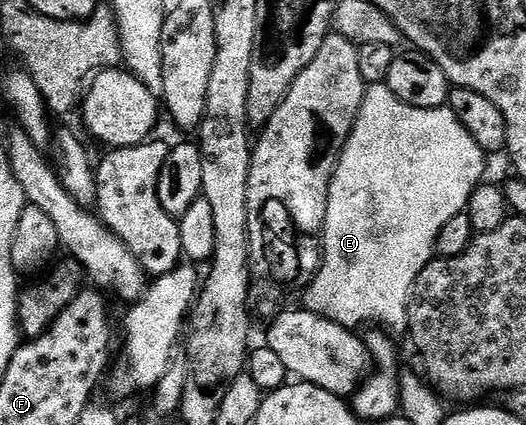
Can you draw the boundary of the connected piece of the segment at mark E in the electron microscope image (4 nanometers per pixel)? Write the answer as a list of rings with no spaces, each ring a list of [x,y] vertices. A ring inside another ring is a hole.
[[[386,84],[369,86],[332,175],[328,211],[320,234],[320,264],[310,284],[305,286],[305,308],[324,319],[332,319],[332,323],[340,323],[345,329],[358,331],[361,325],[374,325],[370,327],[405,334],[412,287],[420,271],[435,260],[436,239],[444,223],[465,213],[472,191],[483,184],[486,161],[487,154],[464,131],[450,108],[408,107],[408,103],[392,95]]]

